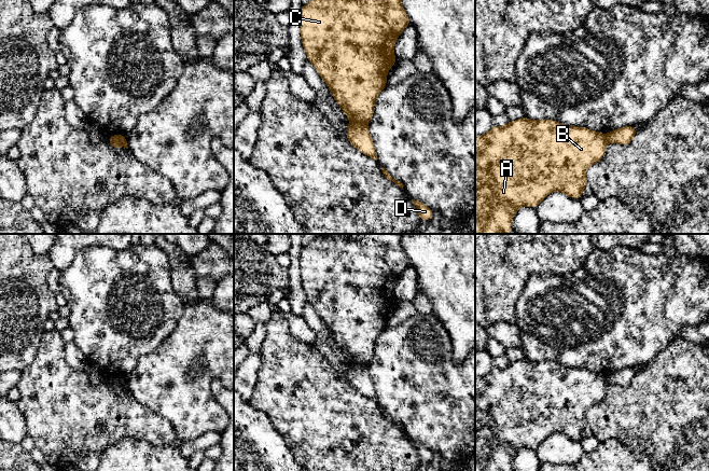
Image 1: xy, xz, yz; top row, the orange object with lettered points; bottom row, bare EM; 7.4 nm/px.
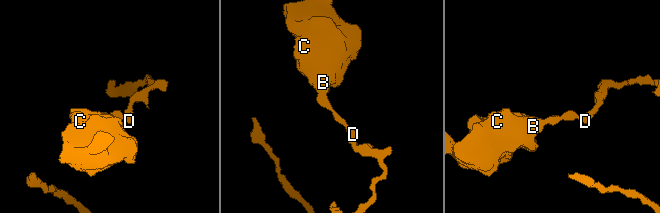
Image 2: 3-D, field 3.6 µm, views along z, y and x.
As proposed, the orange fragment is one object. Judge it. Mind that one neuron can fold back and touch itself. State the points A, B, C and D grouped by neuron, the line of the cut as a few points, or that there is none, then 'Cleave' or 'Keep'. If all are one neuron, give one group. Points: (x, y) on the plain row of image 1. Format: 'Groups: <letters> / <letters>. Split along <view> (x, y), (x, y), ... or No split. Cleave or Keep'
Groups: A B C / D. Split along xz (350, 362), (366, 365). Cleave

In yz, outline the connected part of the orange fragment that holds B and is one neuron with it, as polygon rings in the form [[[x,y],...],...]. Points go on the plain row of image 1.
[[[522,359],[509,363],[505,368],[492,368],[484,377],[475,377],[475,471],[511,471],[515,454],[524,448],[536,449],[548,435],[559,432],[574,441],[582,440],[582,433],[586,429],[586,411],[598,404],[604,397],[607,390],[606,377],[599,373],[590,372],[585,369],[567,368],[553,361],[530,361]]]

